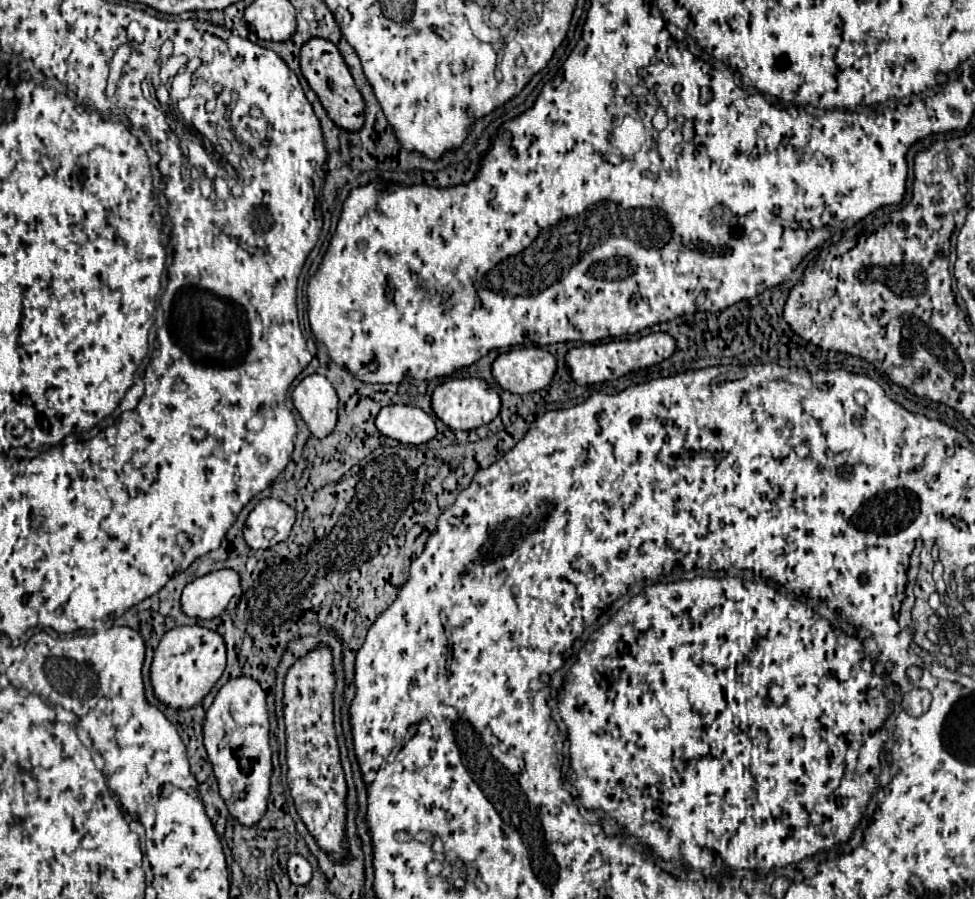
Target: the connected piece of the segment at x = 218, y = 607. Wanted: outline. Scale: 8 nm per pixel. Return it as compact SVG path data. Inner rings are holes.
M226 568L200 576L186 584L182 592L182 610L186 616L210 620L222 616L222 612L236 608L242 596L240 576Z

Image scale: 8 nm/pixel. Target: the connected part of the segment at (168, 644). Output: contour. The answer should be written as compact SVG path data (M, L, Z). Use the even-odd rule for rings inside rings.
M178 626L168 630L154 654L150 678L154 686L156 698L170 706L188 710L202 702L202 698L212 690L212 686L220 680L226 666L226 648L224 640L218 632L206 630L202 626Z

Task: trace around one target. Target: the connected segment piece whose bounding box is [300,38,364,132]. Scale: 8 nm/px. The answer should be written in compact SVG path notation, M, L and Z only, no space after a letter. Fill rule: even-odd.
M310 38L304 42L302 52L300 52L300 68L304 78L308 80L310 88L316 92L320 98L322 106L326 108L328 116L336 122L336 126L346 128L346 130L360 130L364 124L364 100L362 94L358 92L352 74L348 72L348 66L338 52L336 44L324 38Z

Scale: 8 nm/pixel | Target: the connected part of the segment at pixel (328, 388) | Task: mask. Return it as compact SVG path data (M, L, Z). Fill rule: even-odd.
M322 374L306 376L292 392L294 408L308 424L312 436L326 438L336 426L338 396L332 384Z

